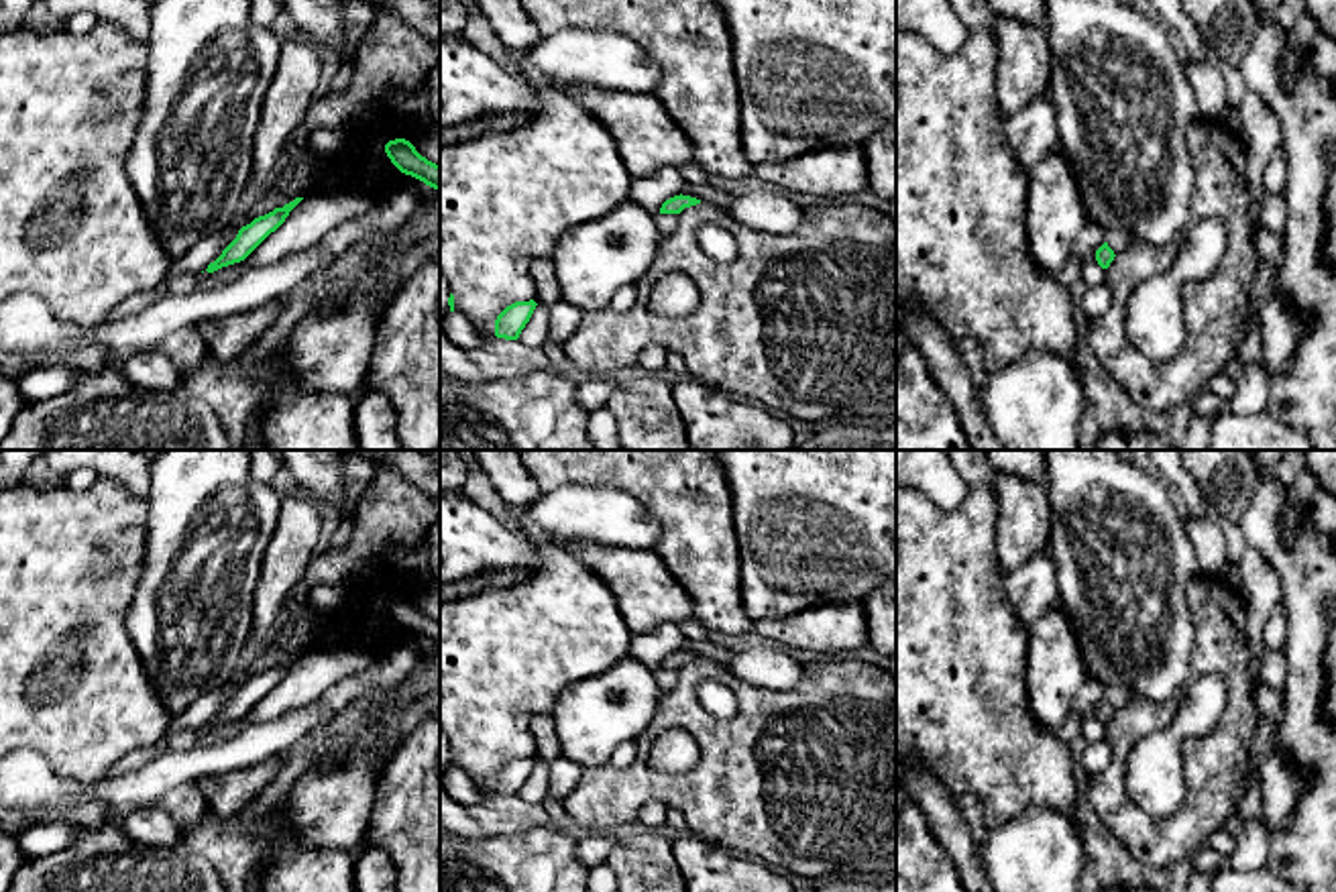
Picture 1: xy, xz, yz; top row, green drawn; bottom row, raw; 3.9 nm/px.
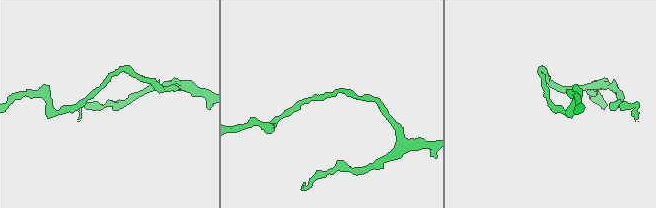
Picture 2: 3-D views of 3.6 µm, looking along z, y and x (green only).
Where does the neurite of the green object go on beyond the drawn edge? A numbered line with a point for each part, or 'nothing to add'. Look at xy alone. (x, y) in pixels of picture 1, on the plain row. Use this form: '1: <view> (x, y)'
nothing to add

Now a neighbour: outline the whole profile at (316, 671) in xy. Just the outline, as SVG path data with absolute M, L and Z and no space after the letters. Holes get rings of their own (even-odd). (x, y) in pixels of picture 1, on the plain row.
M314 648L305 652L244 717L214 729L167 731L169 751L189 751L234 739L246 725L275 719L316 703L334 682L367 670L377 654L369 648Z

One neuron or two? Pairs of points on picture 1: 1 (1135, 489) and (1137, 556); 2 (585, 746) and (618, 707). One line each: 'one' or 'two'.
1: one
2: one

